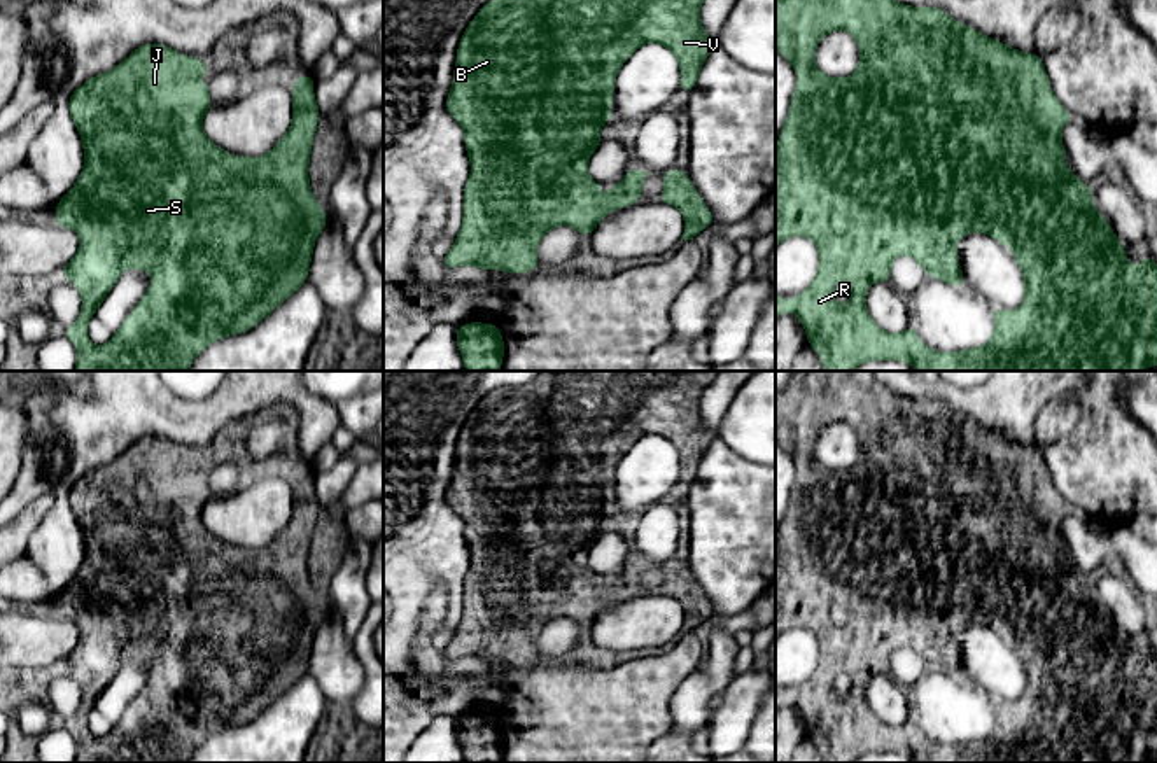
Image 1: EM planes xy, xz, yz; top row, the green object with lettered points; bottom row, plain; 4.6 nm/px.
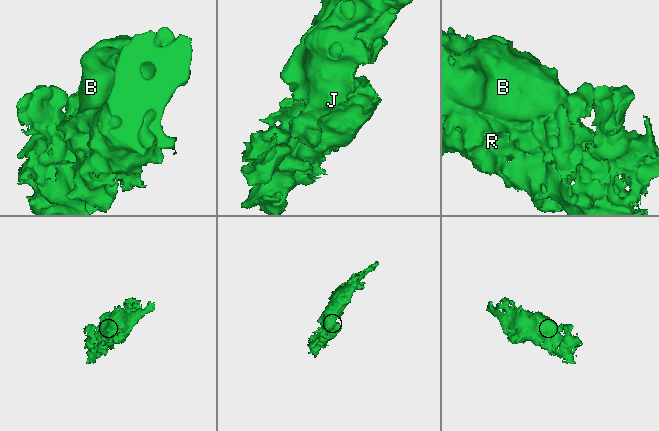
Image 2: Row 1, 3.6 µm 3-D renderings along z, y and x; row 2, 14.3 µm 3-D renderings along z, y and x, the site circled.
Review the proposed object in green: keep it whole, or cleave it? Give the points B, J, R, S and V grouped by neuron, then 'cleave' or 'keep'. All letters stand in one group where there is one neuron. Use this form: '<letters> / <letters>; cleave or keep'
B J R S V; keep

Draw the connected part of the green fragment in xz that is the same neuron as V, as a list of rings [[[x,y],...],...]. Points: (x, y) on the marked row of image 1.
[[[490,0],[466,28],[457,47],[457,63],[453,84],[446,98],[448,114],[464,128],[464,145],[471,161],[471,177],[464,187],[464,217],[459,236],[441,262],[446,270],[464,264],[474,264],[476,270],[501,270],[508,273],[527,273],[537,270],[537,245],[541,238],[557,226],[572,226],[579,236],[590,236],[595,226],[616,208],[625,208],[642,200],[641,186],[648,170],[628,168],[621,184],[609,187],[611,198],[602,196],[602,187],[588,175],[588,159],[599,147],[600,130],[613,117],[611,100],[614,96],[614,79],[620,66],[644,44],[658,42],[665,46],[679,61],[681,84],[679,93],[691,91],[697,84],[700,66],[718,40],[704,33],[700,23],[700,5],[704,0]]]

